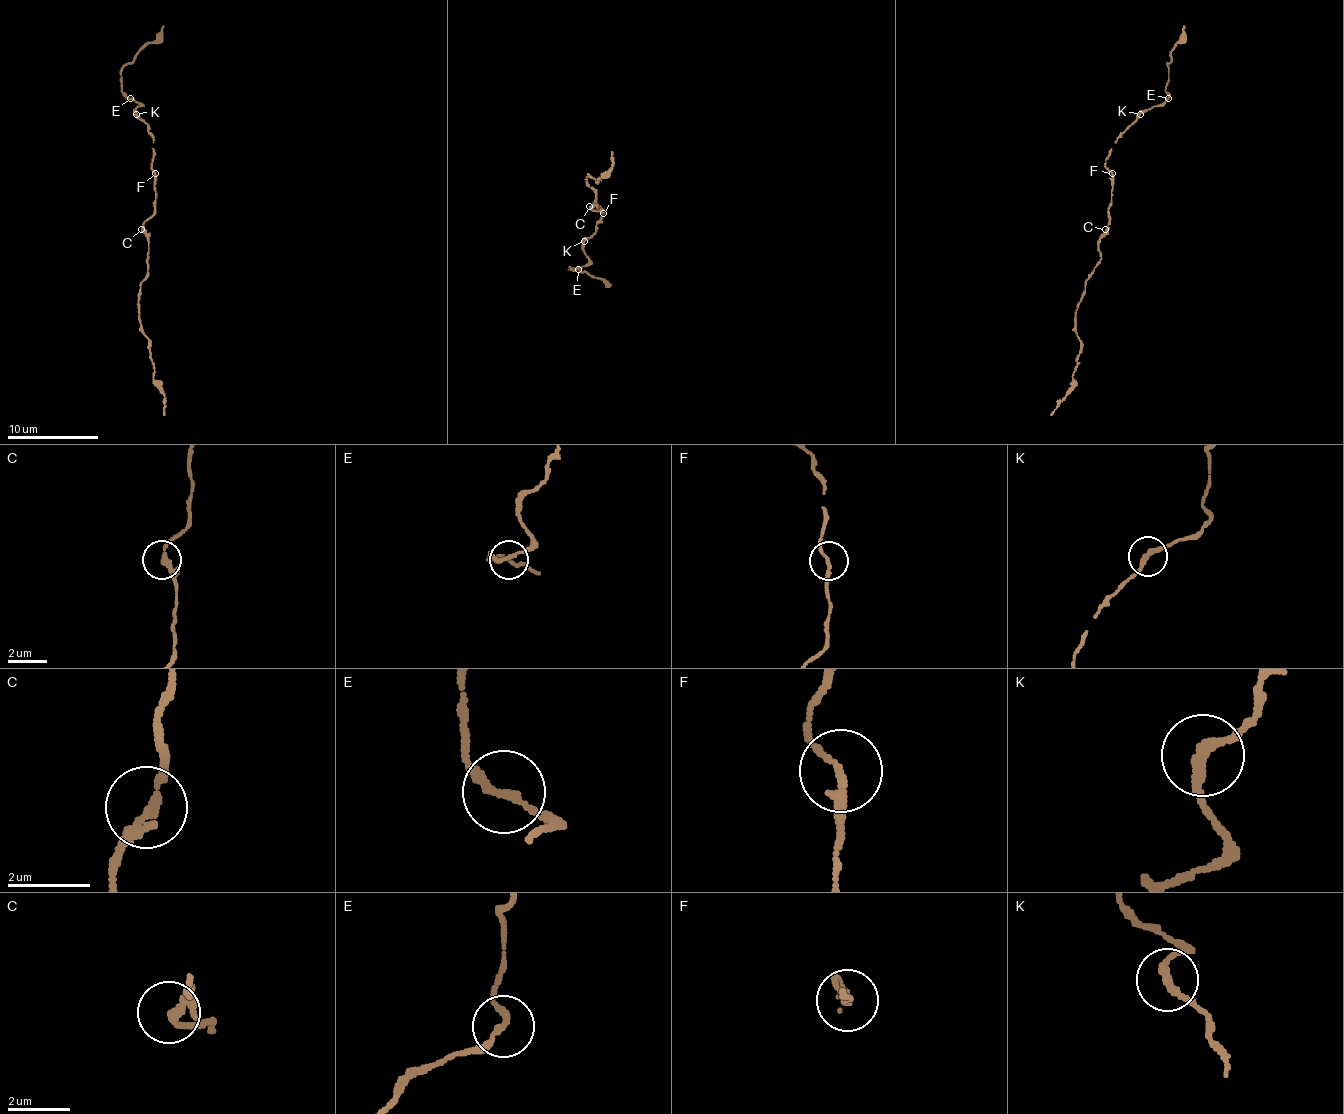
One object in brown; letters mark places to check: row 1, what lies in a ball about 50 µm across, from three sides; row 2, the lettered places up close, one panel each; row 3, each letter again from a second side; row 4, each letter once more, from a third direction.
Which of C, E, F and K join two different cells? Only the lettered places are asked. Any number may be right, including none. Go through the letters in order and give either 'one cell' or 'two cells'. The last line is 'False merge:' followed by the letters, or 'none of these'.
C: one cell
E: one cell
F: one cell
K: one cell
False merge: none of these

